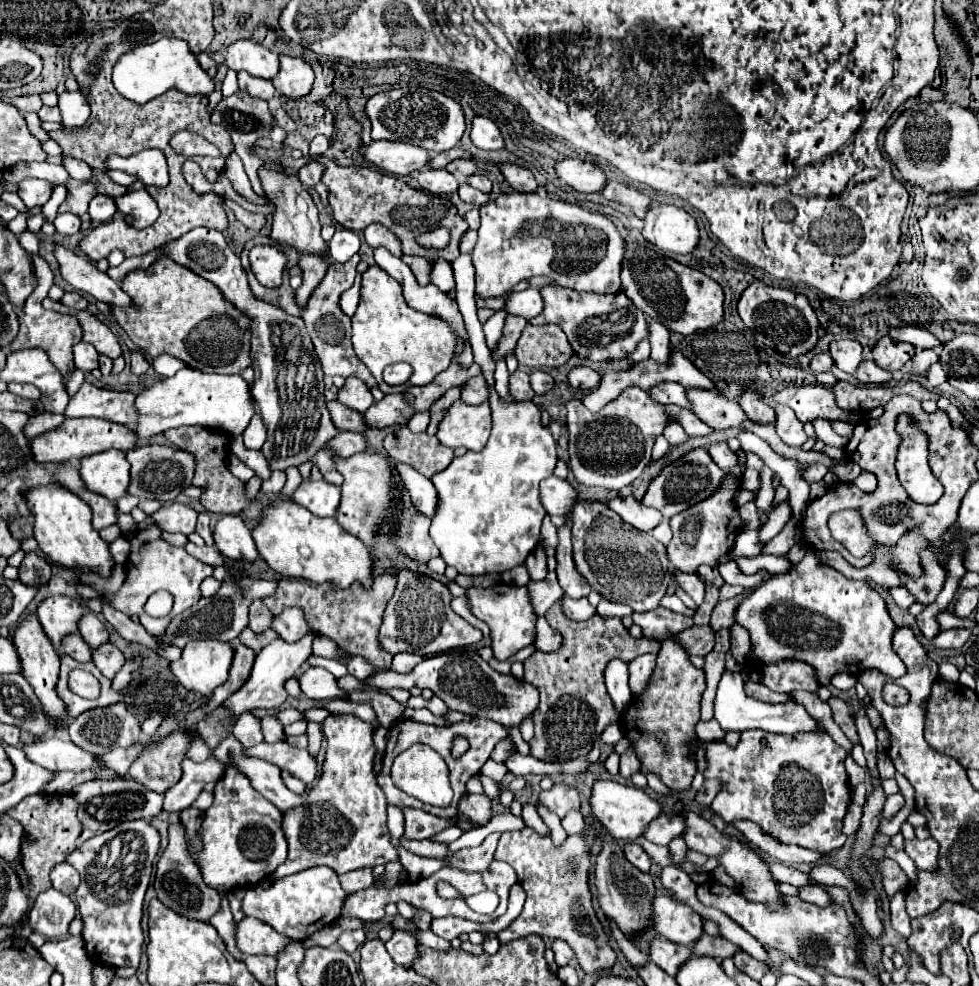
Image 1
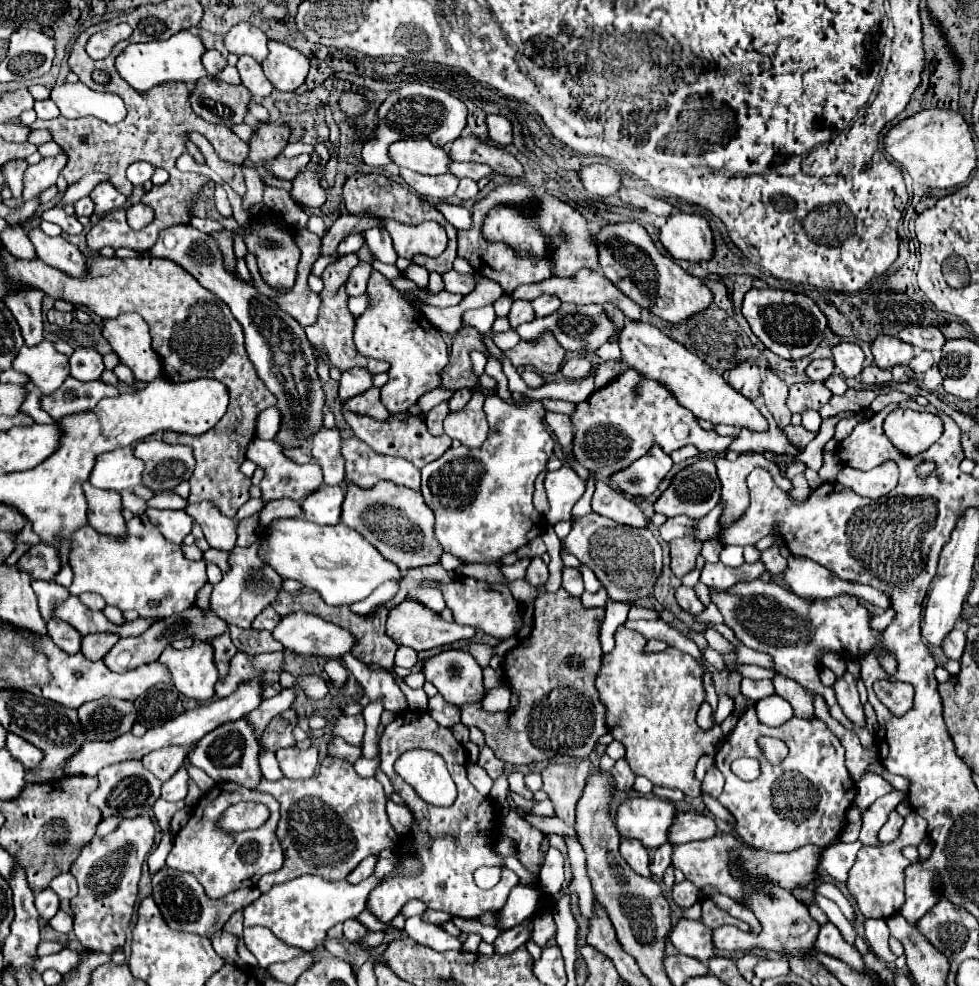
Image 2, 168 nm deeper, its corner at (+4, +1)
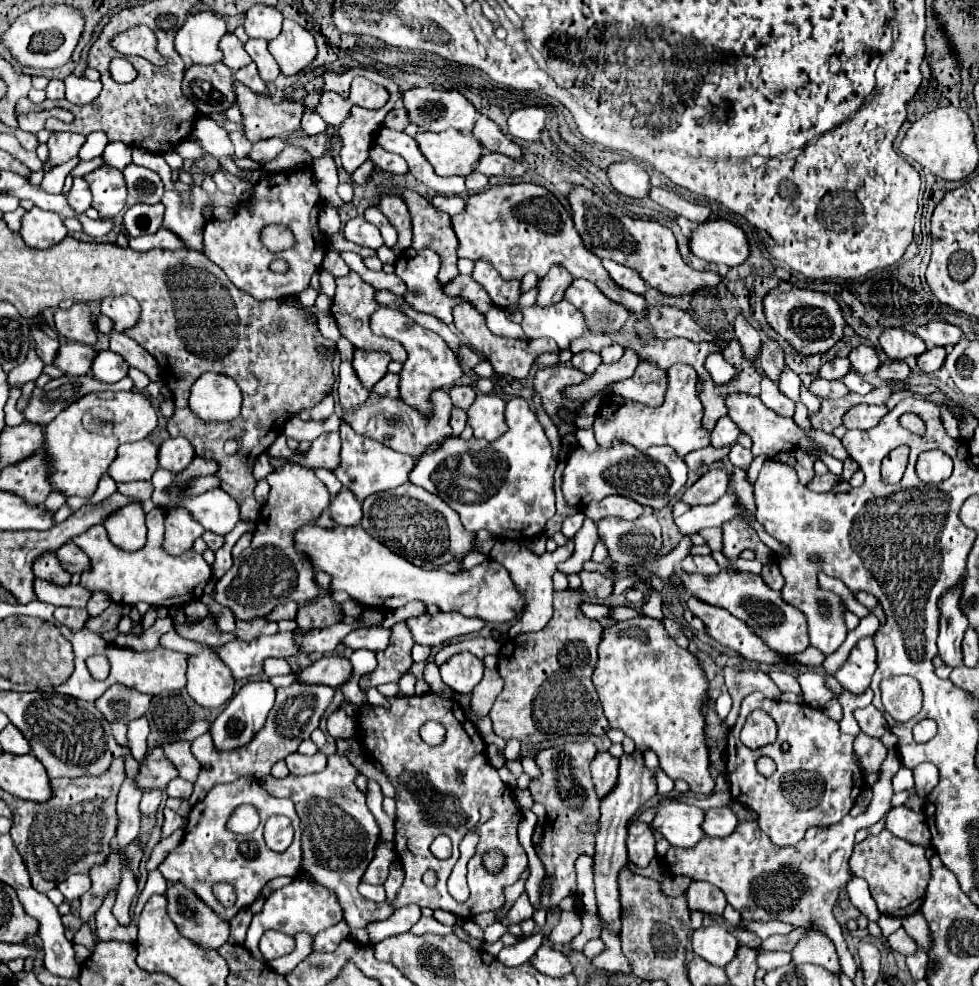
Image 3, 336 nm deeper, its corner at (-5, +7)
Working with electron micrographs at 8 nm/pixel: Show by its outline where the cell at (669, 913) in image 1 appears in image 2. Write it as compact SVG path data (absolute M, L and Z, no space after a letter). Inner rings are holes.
M683 918L671 930L669 938L681 954L697 958L699 962L707 962L715 956L715 944L713 944L711 934L713 930L707 928L703 922Z

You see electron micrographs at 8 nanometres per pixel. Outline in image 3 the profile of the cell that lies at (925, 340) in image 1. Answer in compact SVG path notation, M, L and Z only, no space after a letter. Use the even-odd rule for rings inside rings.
M934 320L934 324L928 322L924 326L918 326L916 334L922 340L926 340L928 346L944 346L944 348L954 346L962 338L962 330L958 326L954 326L954 324L944 326L944 324L936 322L936 320Z

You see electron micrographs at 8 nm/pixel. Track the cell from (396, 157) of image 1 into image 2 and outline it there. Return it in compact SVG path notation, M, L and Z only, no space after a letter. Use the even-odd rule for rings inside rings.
M399 140L389 146L389 156L397 166L405 166L419 174L447 174L451 158L441 148L427 140Z

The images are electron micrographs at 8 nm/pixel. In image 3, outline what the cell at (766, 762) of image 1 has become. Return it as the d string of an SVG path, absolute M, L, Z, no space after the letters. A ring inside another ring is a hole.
M754 692L742 700L742 710L738 716L736 726L730 730L726 740L726 754L728 754L728 778L730 778L730 794L736 802L748 806L758 814L758 826L760 830L778 846L792 846L804 838L804 832L812 826L832 826L838 824L854 806L858 794L862 792L862 770L858 768L854 760L852 750L852 736L840 732L838 722L824 716L820 708L810 708L806 704L784 704L780 700L770 700L760 696L760 692ZM764 710L772 716L772 720L778 724L778 738L774 744L762 746L758 750L750 750L740 742L740 730L742 722L748 718L750 712ZM782 742L790 744L790 750L784 754L780 750ZM758 756L770 756L776 762L776 772L770 778L764 778L756 772L754 762Z

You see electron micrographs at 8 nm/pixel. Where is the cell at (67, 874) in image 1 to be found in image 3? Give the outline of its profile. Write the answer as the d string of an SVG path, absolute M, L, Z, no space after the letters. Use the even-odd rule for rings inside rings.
M72 874L58 884L58 890L66 900L78 900L90 888L90 880L86 874Z

